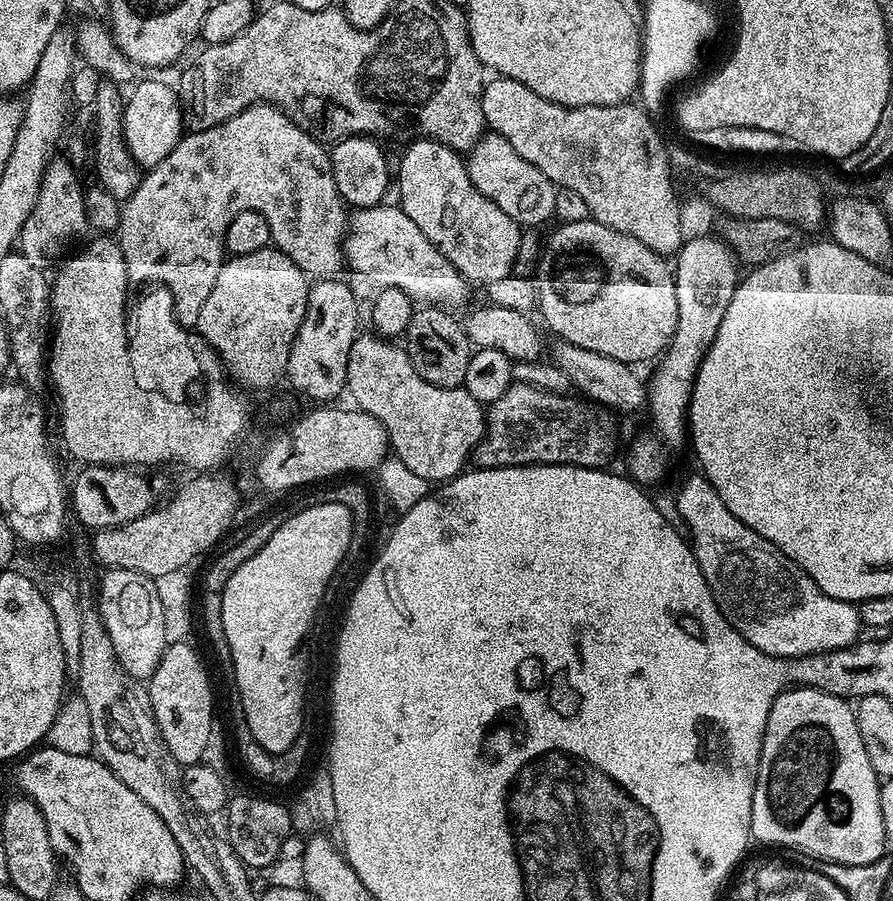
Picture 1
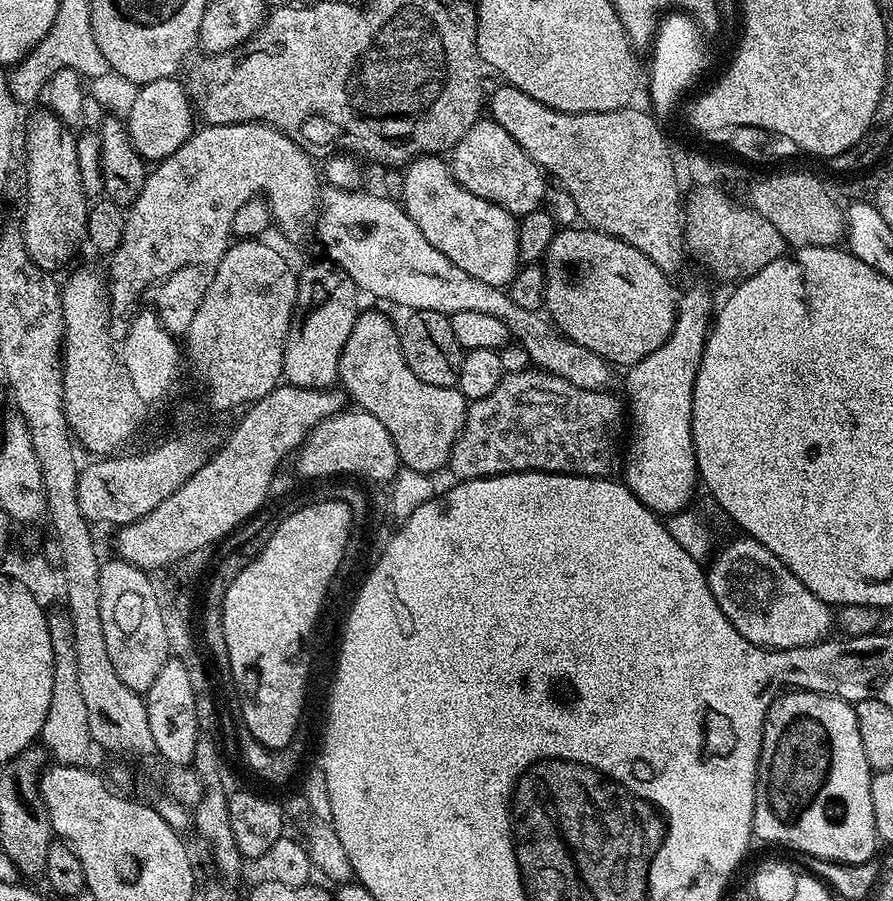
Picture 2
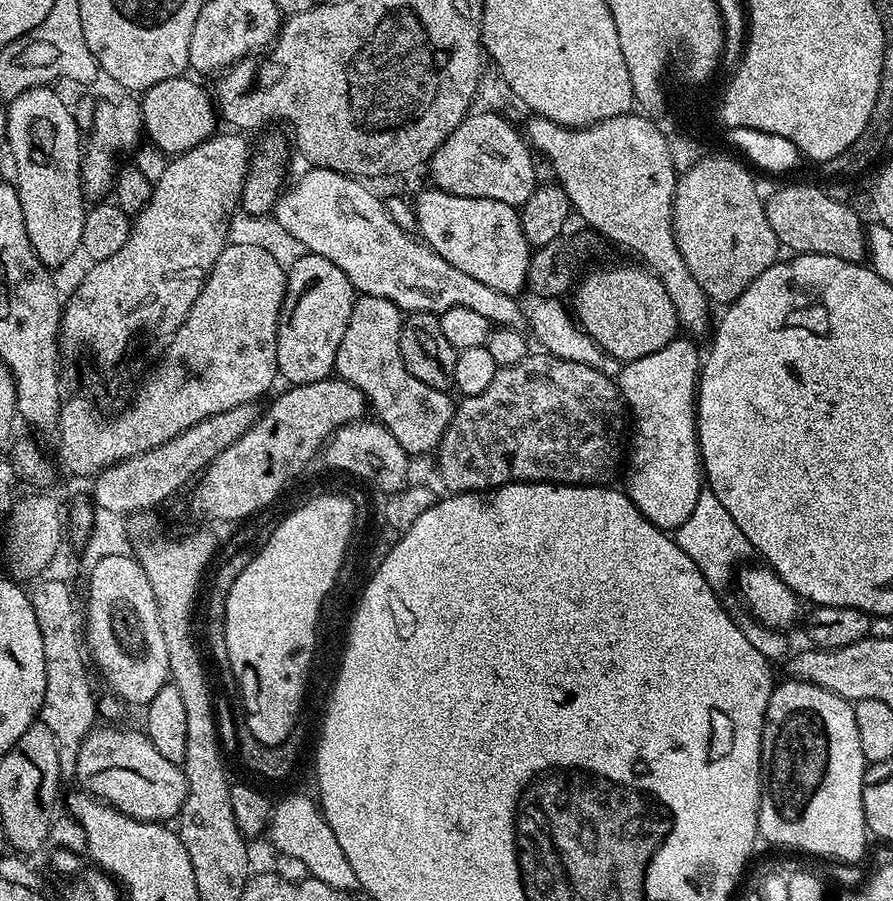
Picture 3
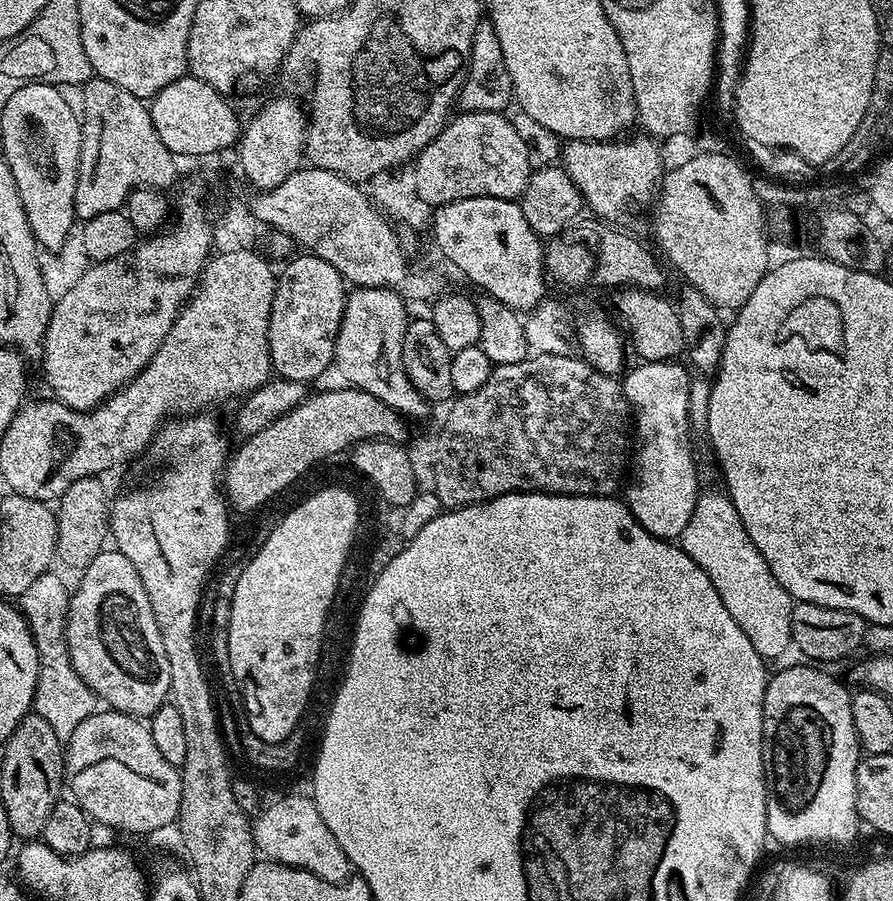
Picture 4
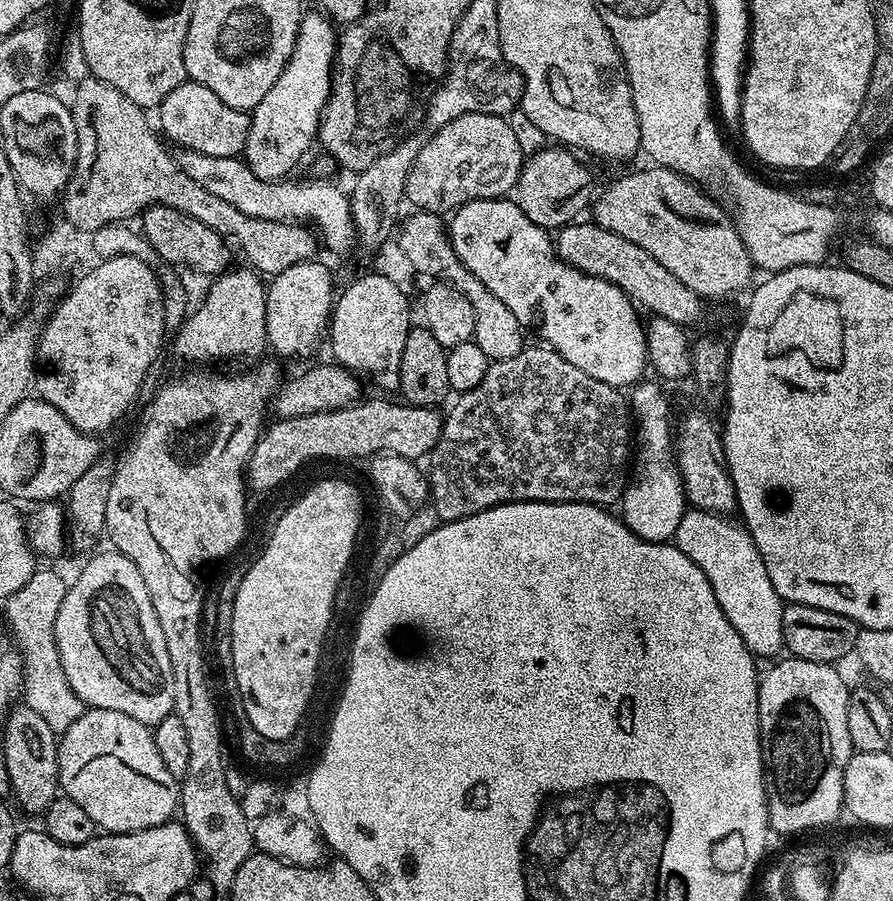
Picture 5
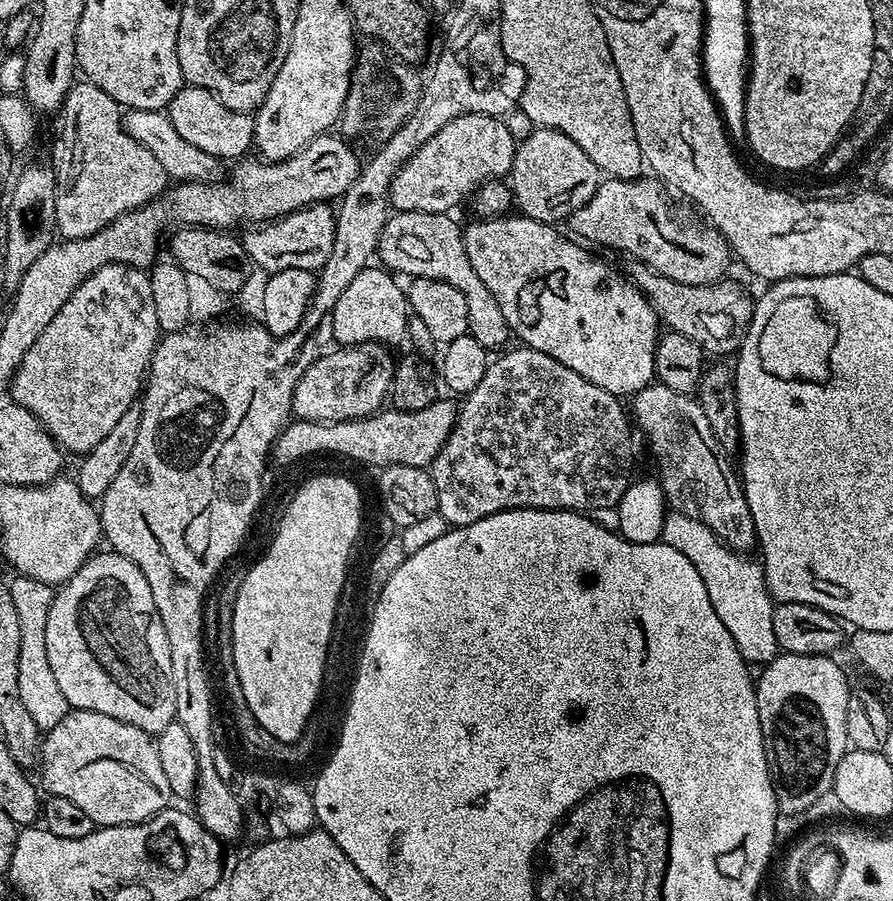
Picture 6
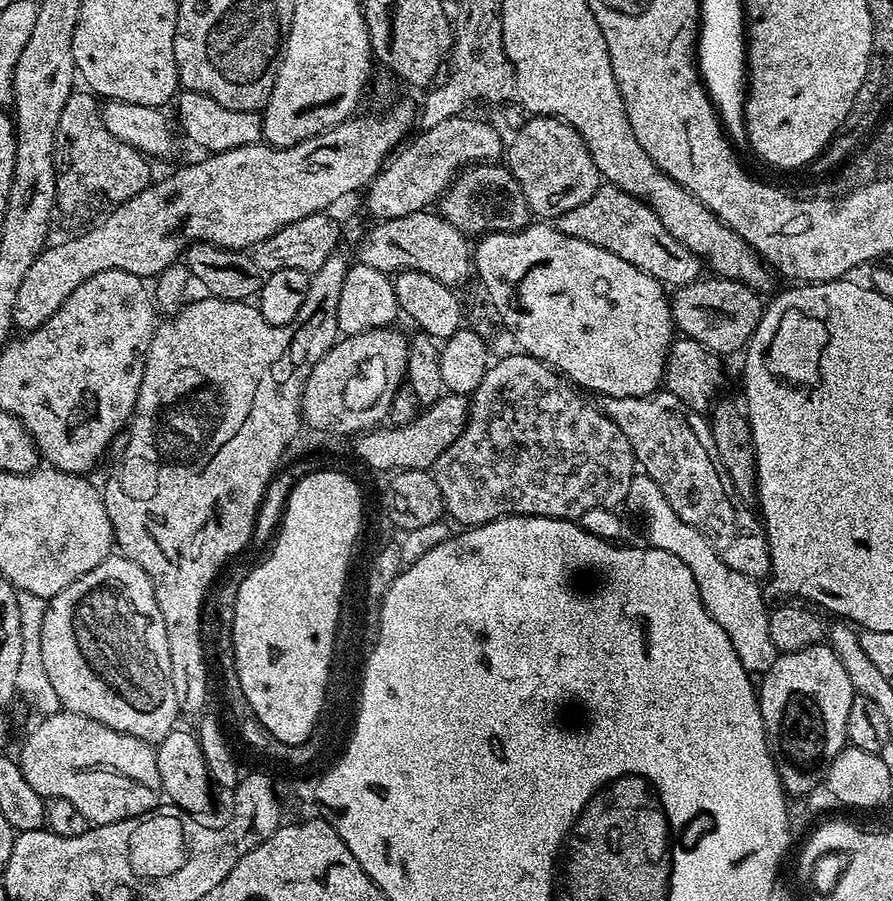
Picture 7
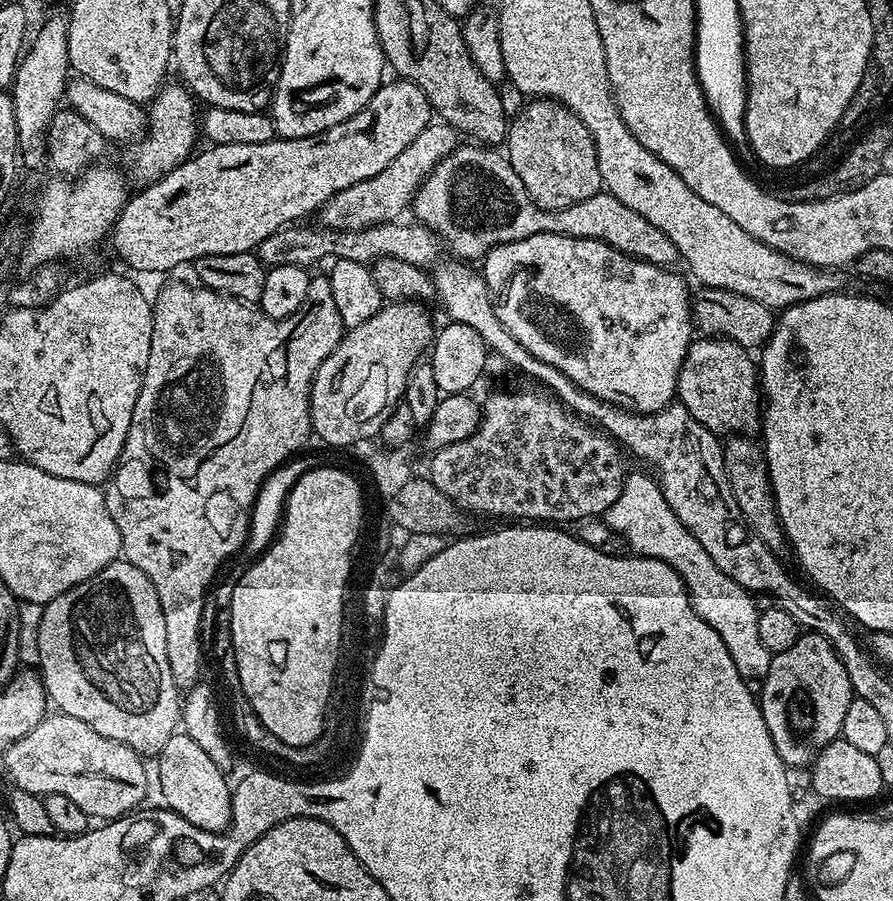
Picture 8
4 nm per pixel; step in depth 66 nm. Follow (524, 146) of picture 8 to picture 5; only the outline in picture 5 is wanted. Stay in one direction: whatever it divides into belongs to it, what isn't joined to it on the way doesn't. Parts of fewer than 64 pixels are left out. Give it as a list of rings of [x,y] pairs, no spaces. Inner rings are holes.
[[[546,146],[525,159],[514,189],[516,205],[540,228],[559,230],[573,223],[580,211],[593,203],[592,172],[575,151],[564,146]]]

